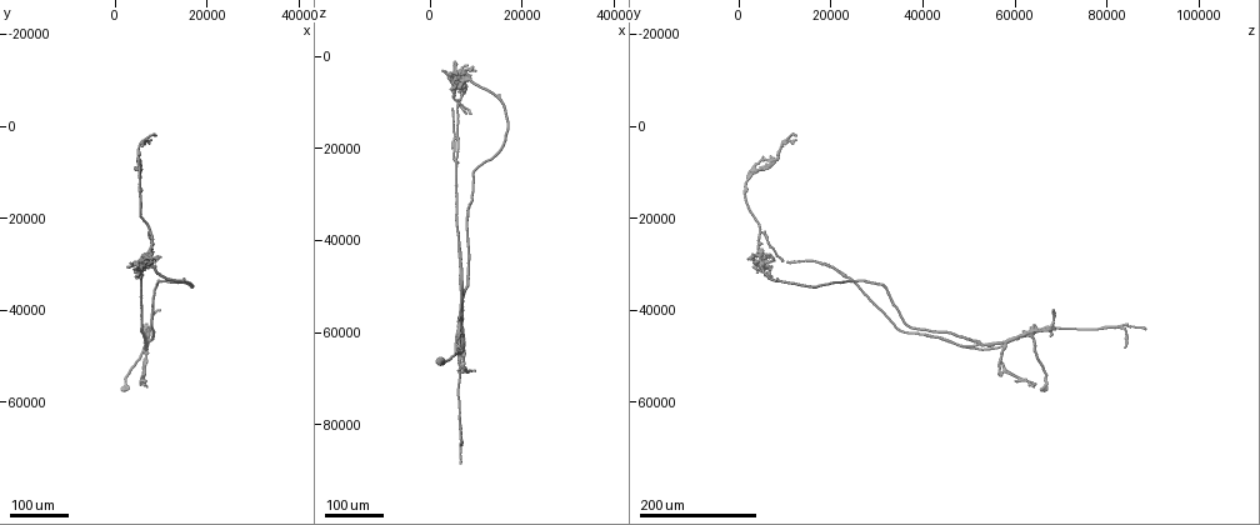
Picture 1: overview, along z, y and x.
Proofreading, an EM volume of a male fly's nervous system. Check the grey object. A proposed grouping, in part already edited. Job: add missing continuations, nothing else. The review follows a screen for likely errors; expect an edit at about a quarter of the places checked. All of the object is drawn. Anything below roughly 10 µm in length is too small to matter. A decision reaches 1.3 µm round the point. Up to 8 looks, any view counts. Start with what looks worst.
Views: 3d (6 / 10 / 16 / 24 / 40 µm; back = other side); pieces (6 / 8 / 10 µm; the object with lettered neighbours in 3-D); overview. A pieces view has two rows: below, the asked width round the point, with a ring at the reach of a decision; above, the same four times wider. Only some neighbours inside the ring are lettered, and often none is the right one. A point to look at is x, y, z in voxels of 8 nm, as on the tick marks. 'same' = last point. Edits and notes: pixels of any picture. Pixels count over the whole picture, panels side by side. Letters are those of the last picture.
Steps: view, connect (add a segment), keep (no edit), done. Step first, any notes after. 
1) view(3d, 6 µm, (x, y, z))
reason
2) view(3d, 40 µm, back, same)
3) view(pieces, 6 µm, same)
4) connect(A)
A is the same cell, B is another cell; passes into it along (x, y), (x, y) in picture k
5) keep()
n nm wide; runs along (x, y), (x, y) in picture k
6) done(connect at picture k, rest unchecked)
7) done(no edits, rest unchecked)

view(3d, 40 µm, (5000, 57000, 64500))
long arm stops here

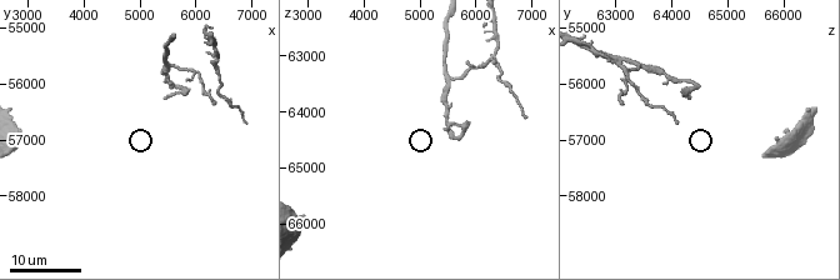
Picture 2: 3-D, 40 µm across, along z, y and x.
view(pieces, 8 µm, (5450, 56250, 64350))

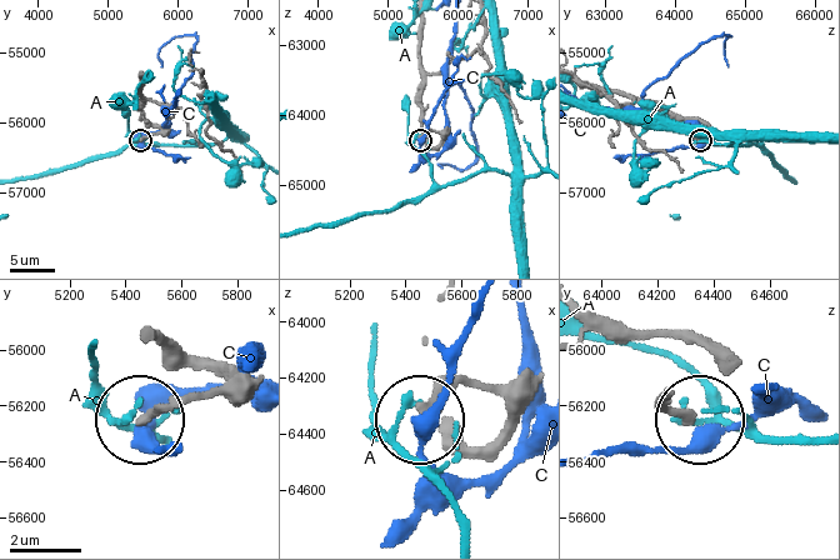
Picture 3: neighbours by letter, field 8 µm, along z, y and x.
keep()
A and C are other cells; runs along (149, 325), (214, 364), (226, 381), (145, 414) in picture 3; no lettered segment goes on from it

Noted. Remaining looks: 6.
view(3d, 40 µm, (5500, 6500, 5000))
an open end

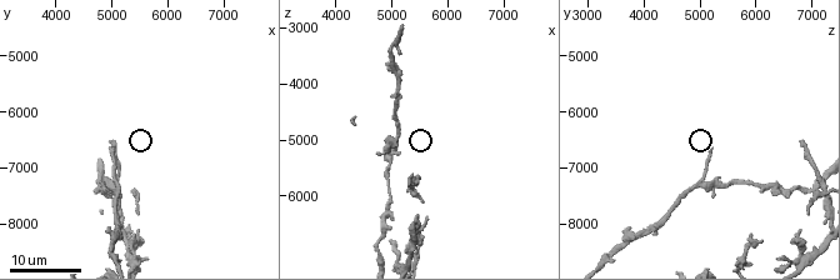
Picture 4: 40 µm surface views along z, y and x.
view(pieces, 8 µm, (4950, 6700, 5150))
what lies round it

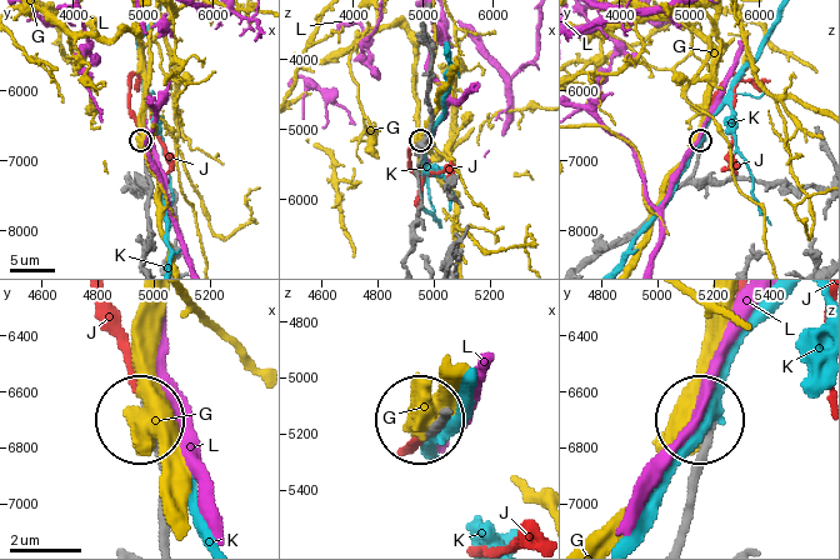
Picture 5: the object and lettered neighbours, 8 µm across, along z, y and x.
connect(J)
J is the same cell, G, K and L are other cells; it goes on there

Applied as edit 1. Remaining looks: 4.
view(overview)

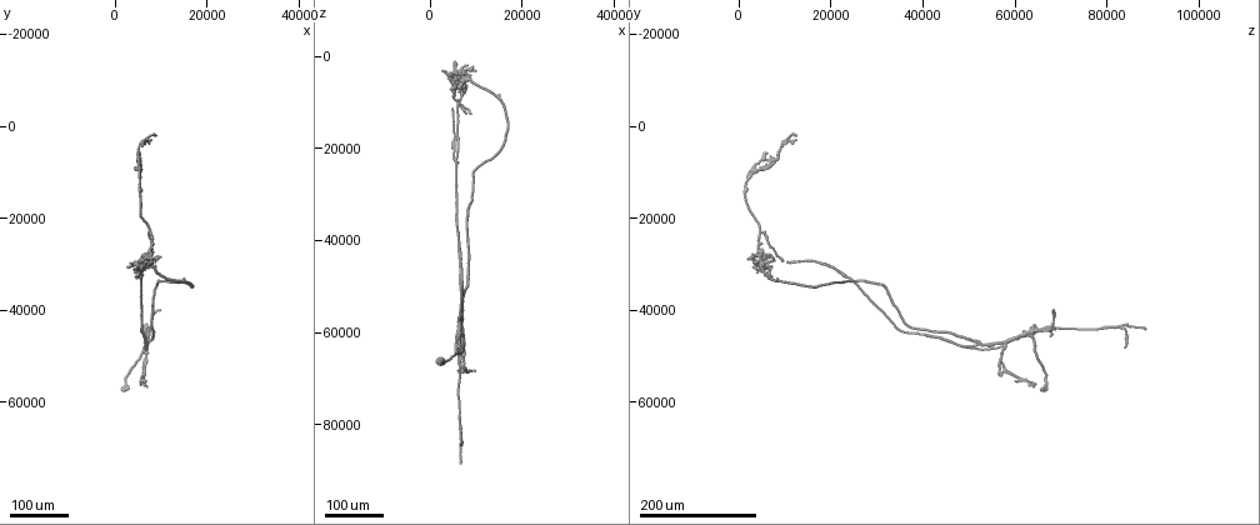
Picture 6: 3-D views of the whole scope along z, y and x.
view(3d, 16 µm, (5000, 6500, 6800))
branch stops here

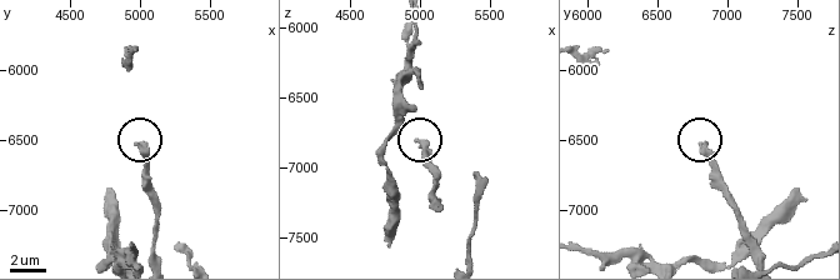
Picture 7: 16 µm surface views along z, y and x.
view(pieces, 6 µm, (4980, 6540, 6800))

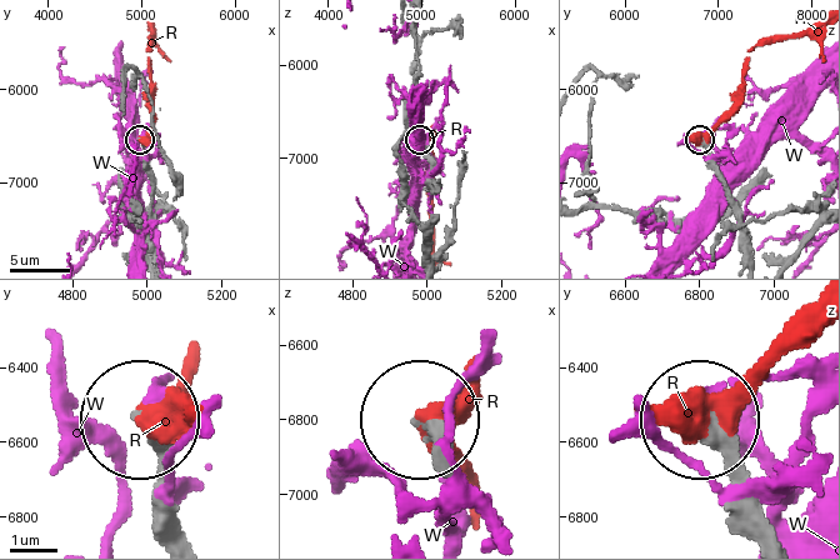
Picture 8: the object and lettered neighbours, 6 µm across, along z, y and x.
connect(R)
R is the same cell, W is another cell; passes into it along (774, 529), (710, 418), (805, 303) in picture 8; it goes on there

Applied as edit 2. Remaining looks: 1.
done(connect at picture 5, connect at picture 8, rest unchecked)

